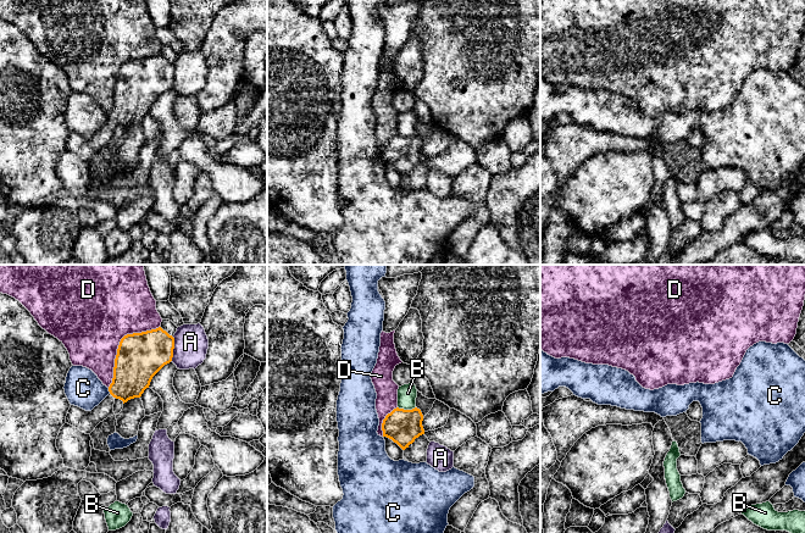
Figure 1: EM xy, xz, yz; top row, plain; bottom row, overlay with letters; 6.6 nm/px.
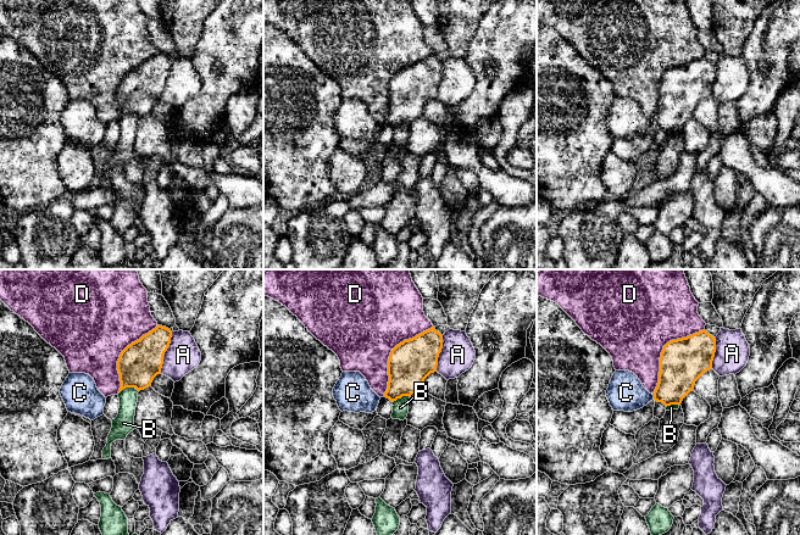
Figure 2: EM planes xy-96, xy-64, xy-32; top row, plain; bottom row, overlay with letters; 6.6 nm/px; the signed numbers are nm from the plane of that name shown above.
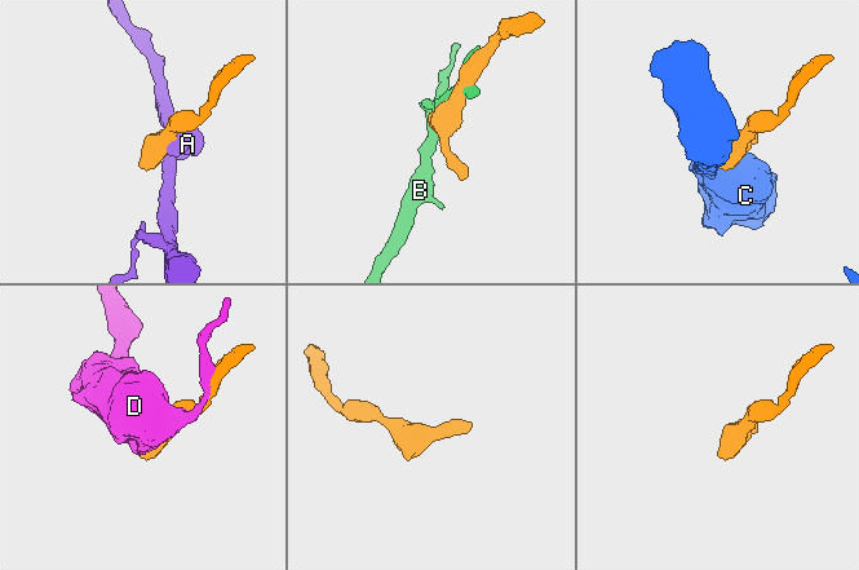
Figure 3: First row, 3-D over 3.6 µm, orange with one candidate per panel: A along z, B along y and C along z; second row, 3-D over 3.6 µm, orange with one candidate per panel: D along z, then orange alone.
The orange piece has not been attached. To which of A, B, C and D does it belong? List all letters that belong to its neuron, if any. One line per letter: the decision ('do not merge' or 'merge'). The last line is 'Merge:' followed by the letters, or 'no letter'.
A: do not merge
B: do not merge
C: do not merge
D: do not merge
Merge: no letter

